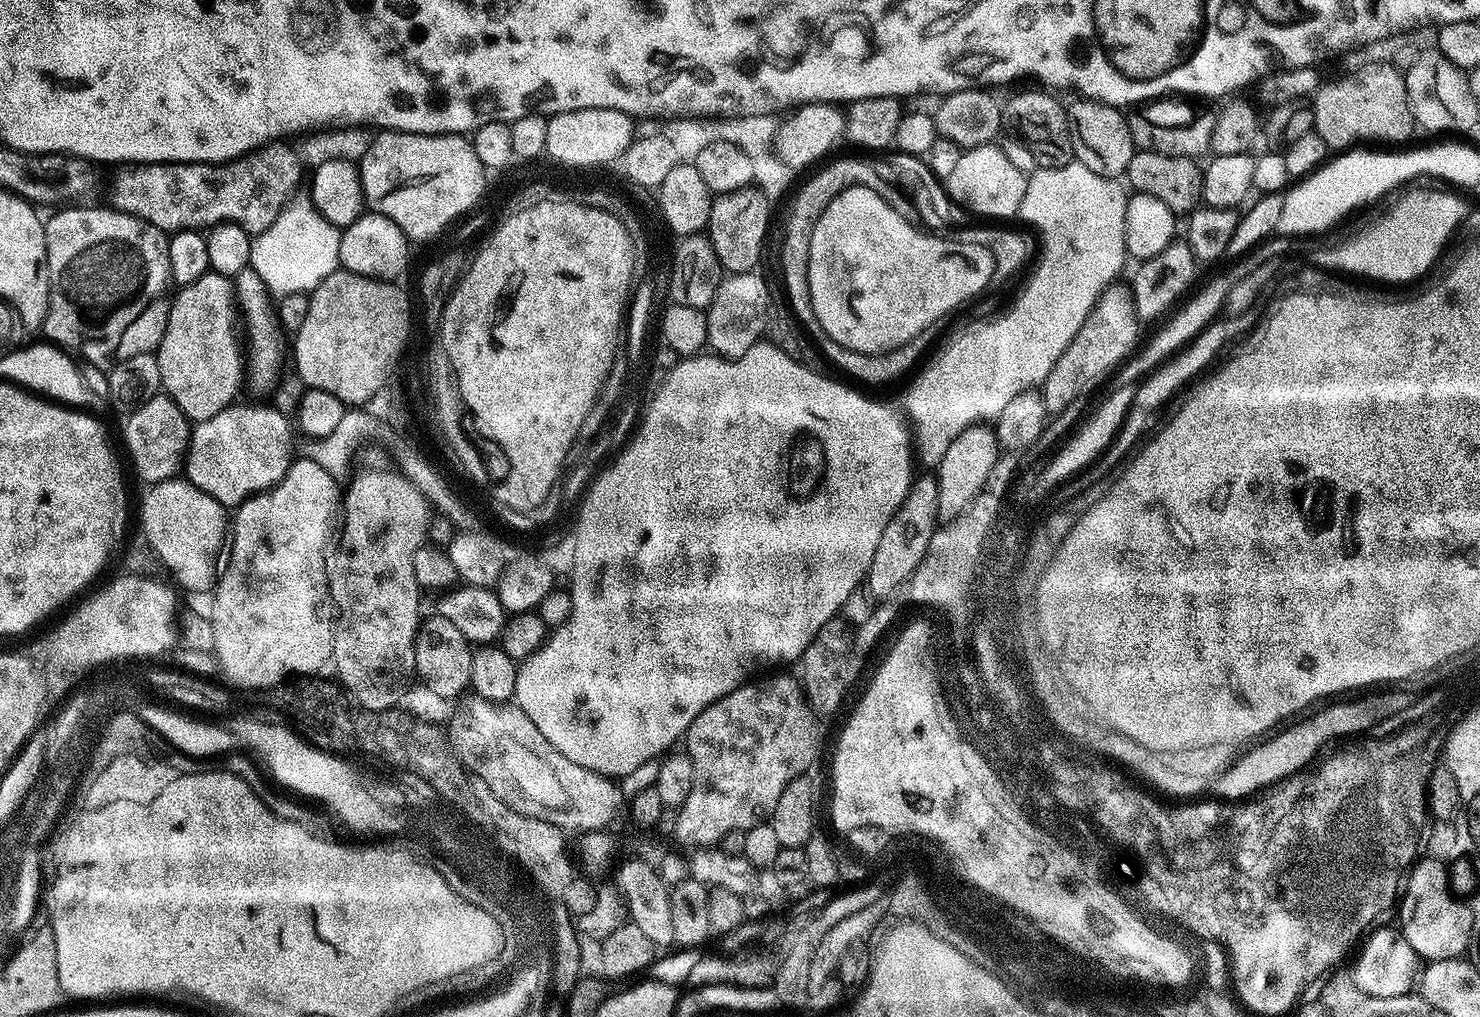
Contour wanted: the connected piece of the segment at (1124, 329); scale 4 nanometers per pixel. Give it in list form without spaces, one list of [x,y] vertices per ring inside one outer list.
[[[1116,283],[1100,296],[1086,322],[1074,334],[1070,346],[1054,362],[1050,374],[1044,379],[1042,395],[1045,413],[1064,412],[1075,400],[1083,398],[1087,392],[1092,392],[1104,376],[1117,371],[1137,351],[1136,339],[1140,336],[1141,321],[1132,305],[1132,294],[1123,283]]]

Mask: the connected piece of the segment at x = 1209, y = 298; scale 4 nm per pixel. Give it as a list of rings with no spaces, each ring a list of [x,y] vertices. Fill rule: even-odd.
[[[1268,238],[1263,241],[1259,246],[1252,248],[1251,251],[1247,253],[1243,258],[1237,259],[1236,264],[1232,268],[1232,272],[1224,272],[1221,276],[1216,276],[1148,345],[1141,347],[1139,351],[1135,353],[1119,369],[1118,378],[1120,384],[1130,384],[1135,385],[1137,381],[1141,378],[1155,371],[1161,364],[1163,364],[1169,357],[1175,356],[1182,348],[1195,339],[1197,335],[1204,328],[1215,321],[1217,317],[1221,315],[1222,309],[1224,308],[1224,299],[1227,298],[1228,292],[1233,286],[1236,285],[1236,281],[1239,277],[1250,274],[1254,269],[1259,268],[1262,264],[1267,264],[1269,262],[1275,261],[1275,256],[1280,256],[1284,251],[1287,250],[1289,241],[1284,238],[1276,238],[1280,240],[1274,240],[1275,238]],[[1220,312],[1220,313],[1219,313]],[[1144,348],[1144,349],[1143,349]]]

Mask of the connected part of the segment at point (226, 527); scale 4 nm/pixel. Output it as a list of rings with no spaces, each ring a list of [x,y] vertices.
[[[187,478],[163,480],[151,485],[147,491],[140,504],[140,524],[148,539],[147,547],[155,552],[167,571],[169,568],[176,575],[175,583],[181,589],[204,592],[209,587],[209,591],[217,583],[218,565],[230,532],[229,517],[228,520],[224,517],[225,505],[210,498],[210,494],[191,484]]]

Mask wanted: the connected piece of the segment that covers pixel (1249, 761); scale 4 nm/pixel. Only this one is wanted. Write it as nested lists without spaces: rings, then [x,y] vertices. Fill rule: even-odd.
[[[1380,696],[1376,700],[1364,700],[1364,704],[1354,706],[1342,706],[1340,708],[1328,708],[1328,712],[1320,712],[1316,720],[1308,720],[1308,724],[1300,724],[1300,728],[1292,728],[1292,732],[1284,732],[1284,736],[1269,735],[1266,740],[1266,748],[1256,748],[1252,756],[1244,756],[1228,776],[1218,776],[1216,789],[1211,793],[1213,797],[1236,802],[1244,792],[1252,792],[1252,788],[1260,788],[1260,784],[1268,784],[1268,780],[1277,778],[1290,778],[1295,772],[1303,772],[1306,768],[1308,756],[1328,740],[1328,736],[1337,736],[1339,732],[1356,732],[1356,728],[1368,728],[1368,724],[1376,724],[1376,720],[1383,716],[1389,716],[1396,712],[1396,708],[1404,708],[1406,697],[1404,696]],[[1267,755],[1276,756],[1267,764],[1264,759]]]

